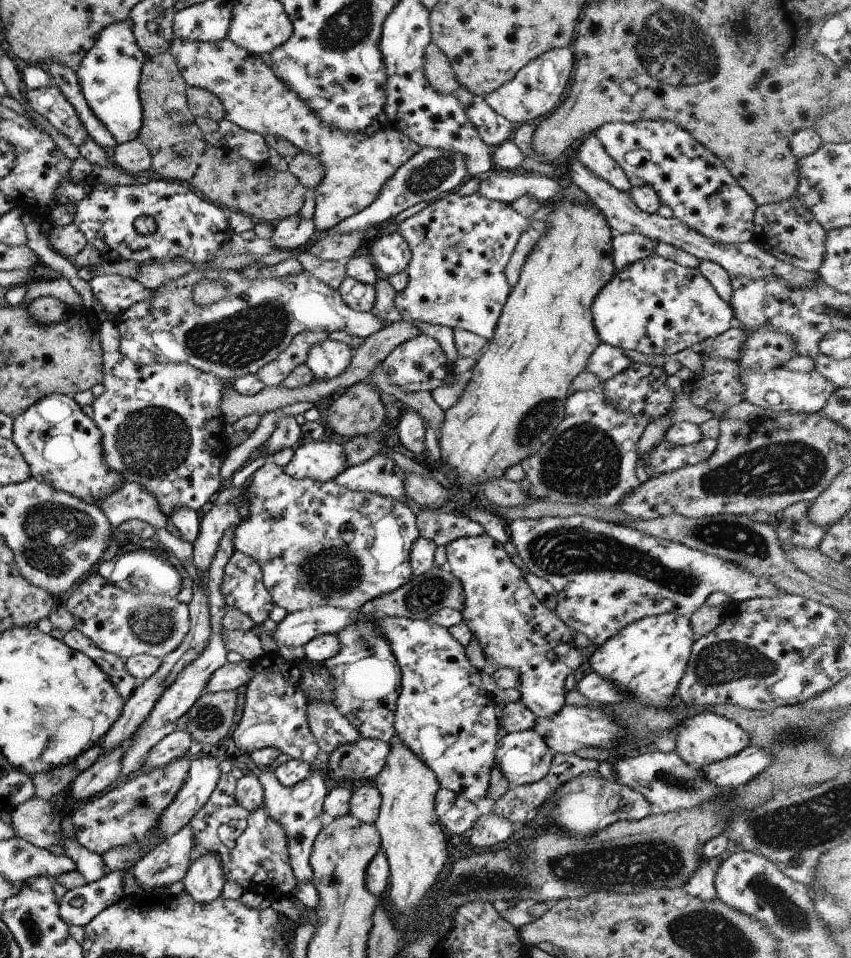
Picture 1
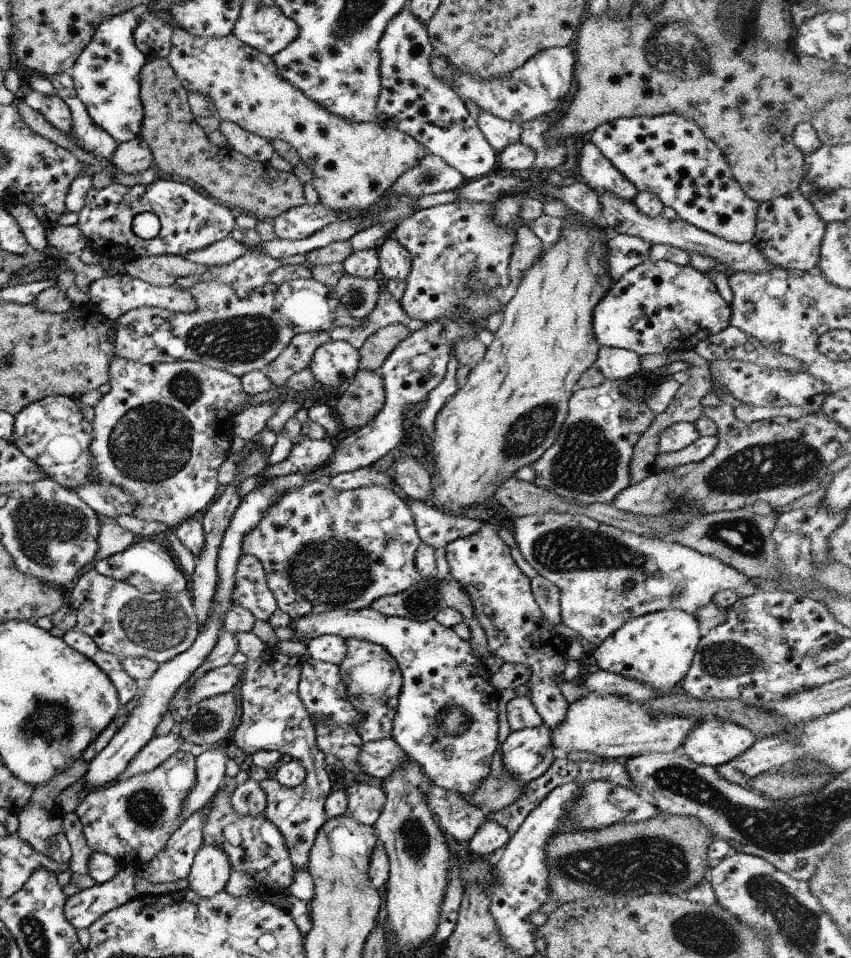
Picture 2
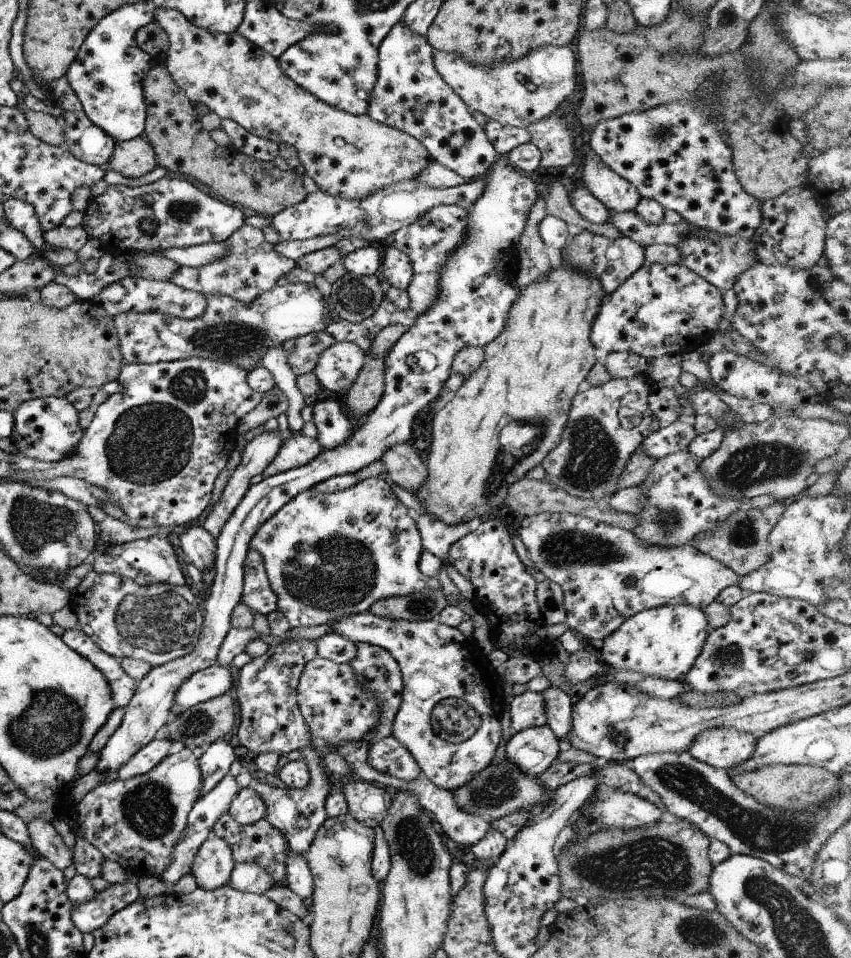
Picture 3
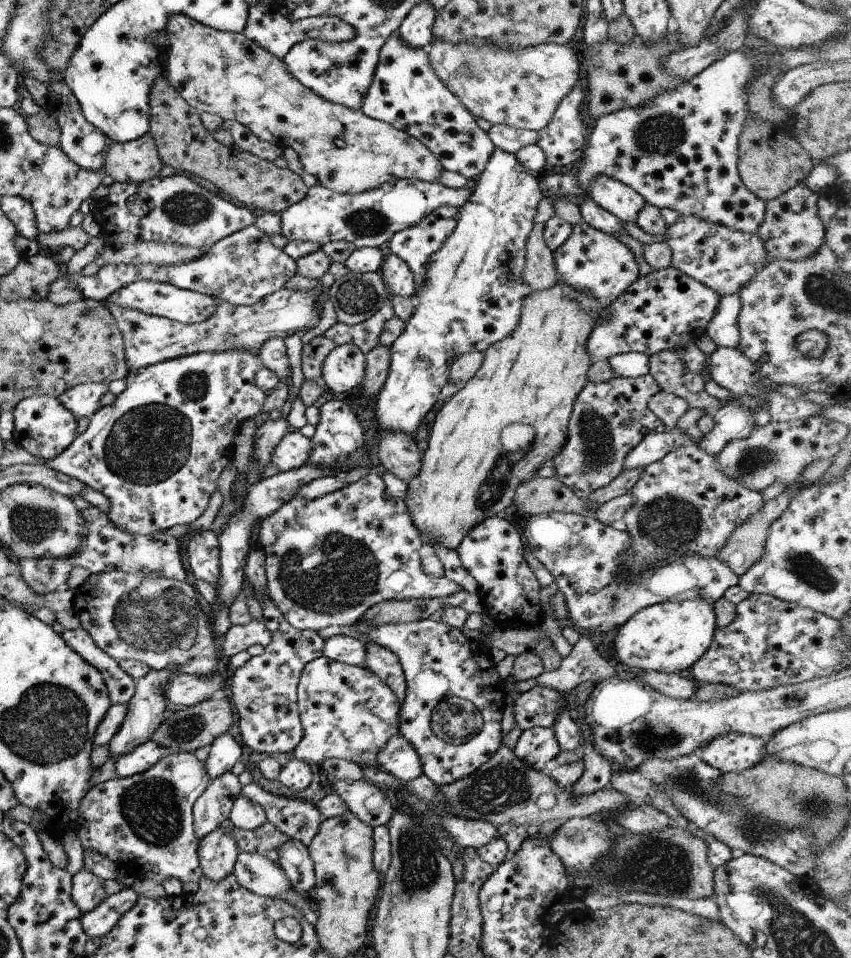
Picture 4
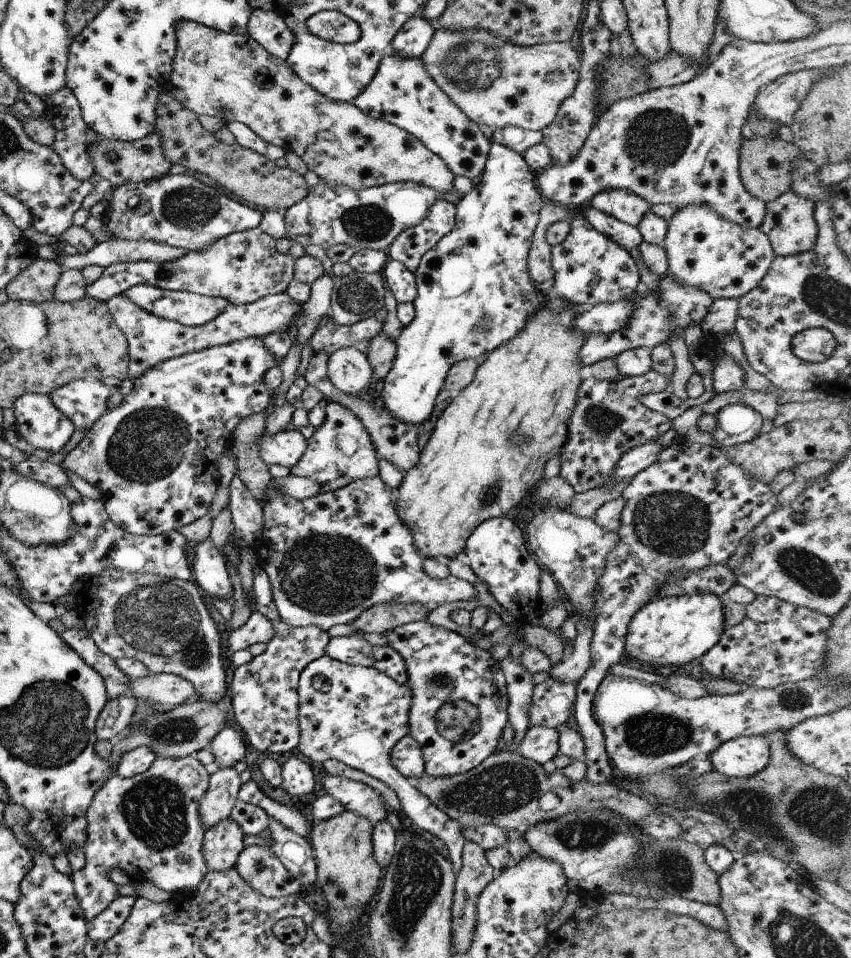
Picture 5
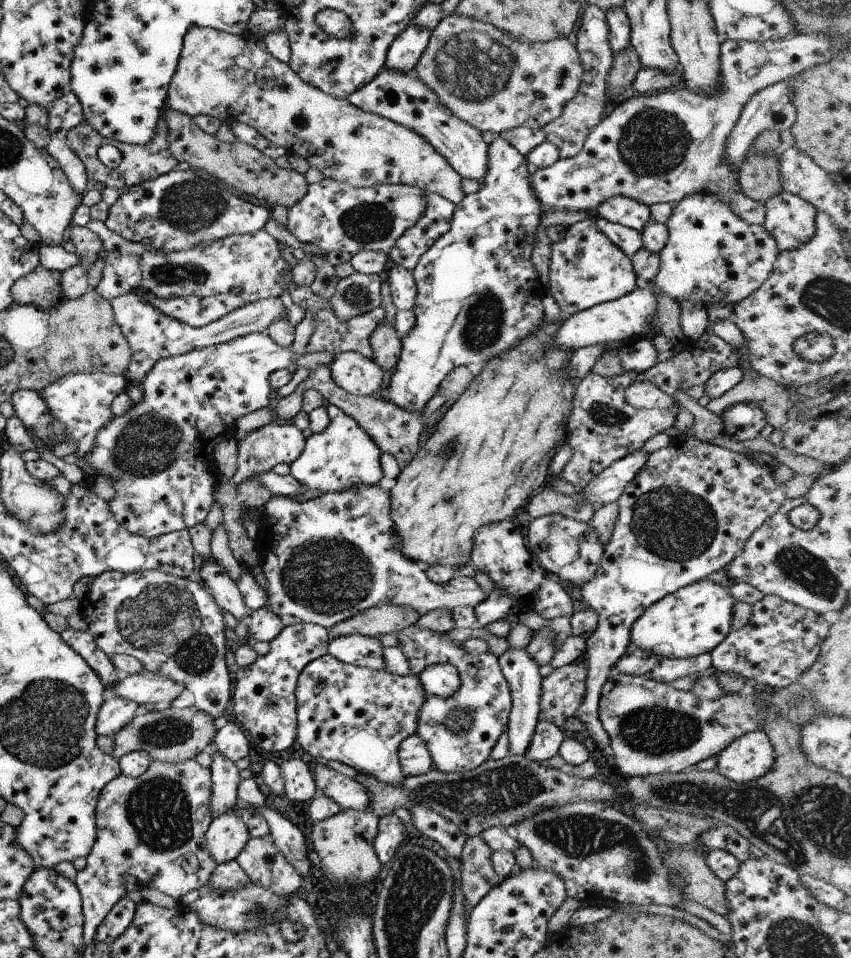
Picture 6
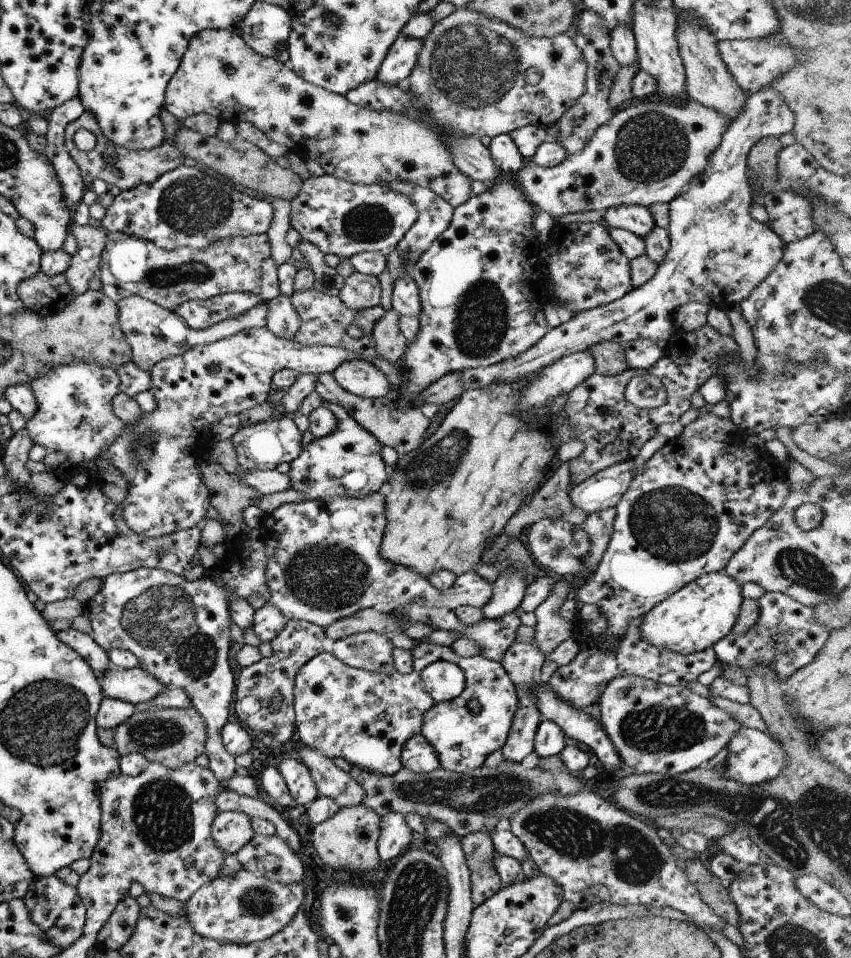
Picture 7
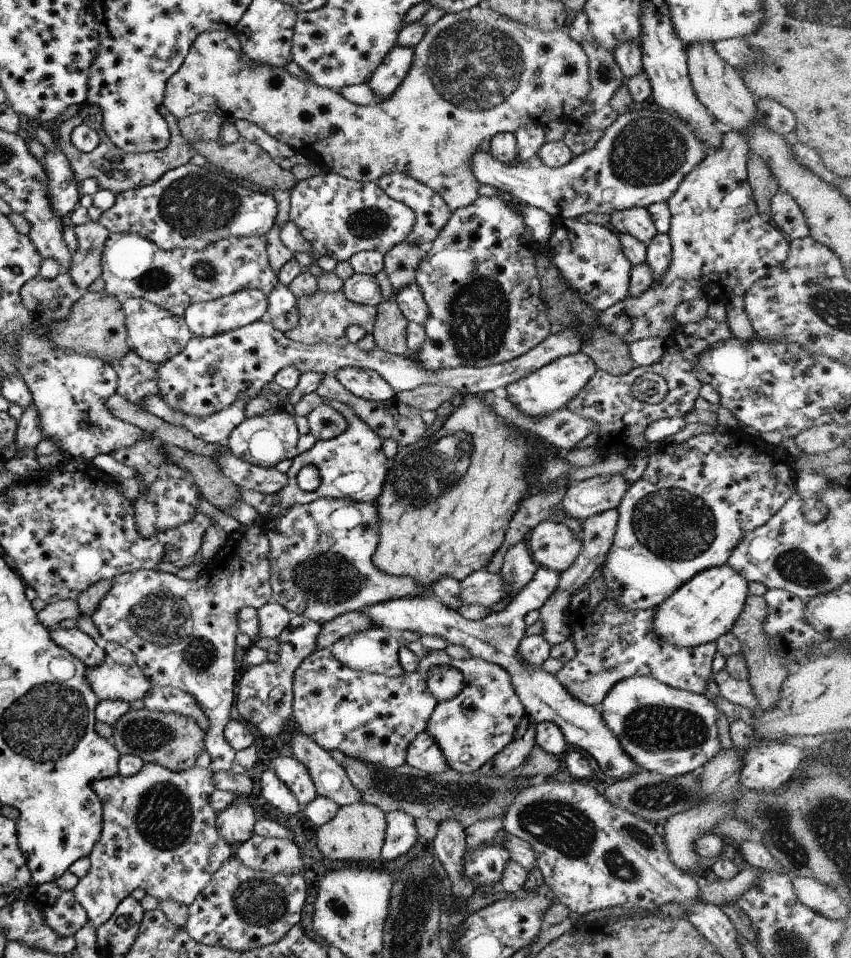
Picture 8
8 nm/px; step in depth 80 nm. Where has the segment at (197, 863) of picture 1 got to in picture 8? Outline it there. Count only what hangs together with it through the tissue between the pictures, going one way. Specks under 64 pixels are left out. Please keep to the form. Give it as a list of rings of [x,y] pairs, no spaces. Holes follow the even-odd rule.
[[[238,795],[238,800],[216,813],[214,825],[219,837],[231,848],[245,842],[253,834],[253,823],[257,816],[248,804],[248,795]]]

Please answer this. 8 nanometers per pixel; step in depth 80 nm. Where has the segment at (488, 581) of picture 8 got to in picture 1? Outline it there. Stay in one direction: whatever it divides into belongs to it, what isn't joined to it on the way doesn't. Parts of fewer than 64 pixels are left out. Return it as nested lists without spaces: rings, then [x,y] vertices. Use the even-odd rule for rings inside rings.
[[[266,460],[264,464],[251,473],[246,482],[245,492],[239,501],[247,505],[248,515],[241,519],[233,531],[232,543],[235,551],[250,556],[259,565],[262,574],[262,583],[265,590],[272,598],[273,604],[283,608],[286,613],[300,611],[313,607],[335,607],[348,611],[357,611],[368,606],[369,601],[376,596],[381,596],[399,588],[405,584],[412,575],[408,554],[411,543],[418,537],[414,507],[409,503],[391,501],[387,497],[379,496],[367,491],[352,491],[339,486],[333,481],[319,482],[311,479],[296,479],[287,476],[282,467],[275,465],[272,460]]]

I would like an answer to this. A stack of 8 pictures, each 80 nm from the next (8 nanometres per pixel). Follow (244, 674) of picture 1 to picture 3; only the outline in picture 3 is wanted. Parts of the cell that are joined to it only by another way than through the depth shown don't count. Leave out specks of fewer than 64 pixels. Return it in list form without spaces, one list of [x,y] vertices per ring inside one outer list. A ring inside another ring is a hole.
[[[212,665],[204,670],[193,672],[187,680],[183,680],[177,690],[173,701],[187,708],[221,696],[229,692],[233,678],[231,668],[220,665]]]

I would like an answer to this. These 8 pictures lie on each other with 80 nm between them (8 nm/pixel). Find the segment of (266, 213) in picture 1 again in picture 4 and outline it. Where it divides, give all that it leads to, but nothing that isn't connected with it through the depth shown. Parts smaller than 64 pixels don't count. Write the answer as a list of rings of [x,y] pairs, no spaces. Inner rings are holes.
[[[159,75],[151,83],[148,101],[150,107],[147,133],[153,139],[163,166],[171,166],[175,173],[187,174],[218,193],[227,194],[229,198],[239,202],[239,205],[256,213],[278,214],[306,195],[307,188],[295,172],[287,168],[280,169],[272,161],[215,141],[201,124],[199,113],[169,86],[165,75]]]

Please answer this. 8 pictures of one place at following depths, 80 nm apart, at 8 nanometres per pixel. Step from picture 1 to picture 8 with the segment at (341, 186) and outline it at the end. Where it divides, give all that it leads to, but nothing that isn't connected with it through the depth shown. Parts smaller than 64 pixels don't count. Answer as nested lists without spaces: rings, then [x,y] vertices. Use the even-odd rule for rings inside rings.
[[[481,4],[456,13],[445,13],[433,25],[429,25],[426,28],[421,40],[412,49],[411,66],[389,98],[385,98],[385,100],[377,104],[361,106],[345,100],[343,95],[337,91],[320,87],[311,81],[301,80],[296,76],[291,76],[285,67],[271,67],[263,63],[257,63],[256,65],[247,64],[247,60],[243,58],[245,53],[242,51],[233,31],[225,29],[203,31],[193,39],[188,53],[185,55],[177,72],[173,73],[166,80],[162,105],[176,119],[182,119],[198,112],[209,112],[216,114],[229,123],[234,123],[239,119],[252,122],[263,132],[266,132],[267,135],[271,136],[271,138],[290,146],[293,152],[302,154],[305,158],[315,162],[324,172],[341,175],[350,181],[362,183],[367,181],[375,182],[383,175],[403,173],[414,178],[417,182],[428,186],[433,192],[436,192],[449,207],[449,210],[453,212],[456,208],[471,204],[479,196],[477,194],[479,183],[469,170],[468,160],[473,152],[479,149],[478,146],[481,140],[489,140],[497,133],[514,133],[517,128],[527,125],[539,125],[543,127],[547,123],[551,123],[552,120],[565,120],[567,114],[571,110],[578,108],[585,96],[587,96],[587,92],[589,92],[587,57],[582,51],[580,44],[575,42],[568,34],[563,33],[561,29],[541,32],[524,24],[509,20],[506,16],[501,16],[489,10],[489,8],[483,7]]]

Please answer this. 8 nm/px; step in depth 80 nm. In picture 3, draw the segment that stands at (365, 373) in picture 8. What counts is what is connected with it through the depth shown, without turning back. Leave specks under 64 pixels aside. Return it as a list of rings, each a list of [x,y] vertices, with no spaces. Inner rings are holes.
[[[334,342],[321,352],[312,374],[315,374],[319,385],[338,394],[353,384],[366,356],[351,342]]]

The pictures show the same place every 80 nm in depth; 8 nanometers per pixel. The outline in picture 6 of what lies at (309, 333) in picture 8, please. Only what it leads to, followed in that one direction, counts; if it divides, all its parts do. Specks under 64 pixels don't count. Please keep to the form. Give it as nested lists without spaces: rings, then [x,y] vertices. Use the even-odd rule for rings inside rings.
[[[291,282],[288,285],[288,293],[295,305],[309,311],[314,316],[312,333],[305,347],[307,353],[332,353],[335,355],[341,351],[357,351],[369,358],[372,354],[368,343],[369,335],[384,320],[384,310],[381,306],[365,314],[350,318],[348,321],[340,321],[335,316],[328,300],[325,301],[315,296],[309,287],[297,286]]]

